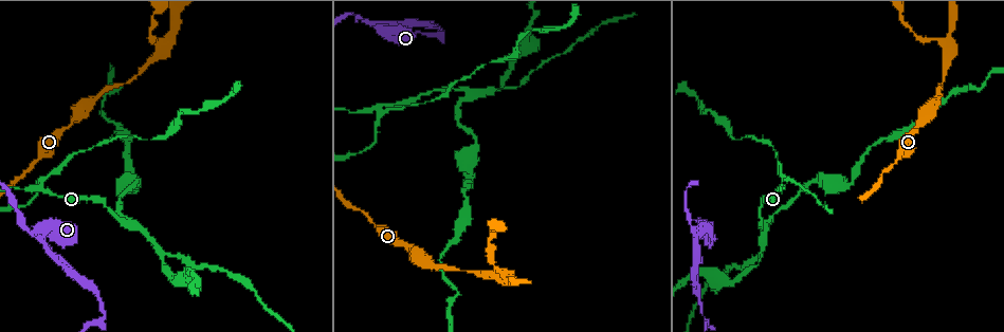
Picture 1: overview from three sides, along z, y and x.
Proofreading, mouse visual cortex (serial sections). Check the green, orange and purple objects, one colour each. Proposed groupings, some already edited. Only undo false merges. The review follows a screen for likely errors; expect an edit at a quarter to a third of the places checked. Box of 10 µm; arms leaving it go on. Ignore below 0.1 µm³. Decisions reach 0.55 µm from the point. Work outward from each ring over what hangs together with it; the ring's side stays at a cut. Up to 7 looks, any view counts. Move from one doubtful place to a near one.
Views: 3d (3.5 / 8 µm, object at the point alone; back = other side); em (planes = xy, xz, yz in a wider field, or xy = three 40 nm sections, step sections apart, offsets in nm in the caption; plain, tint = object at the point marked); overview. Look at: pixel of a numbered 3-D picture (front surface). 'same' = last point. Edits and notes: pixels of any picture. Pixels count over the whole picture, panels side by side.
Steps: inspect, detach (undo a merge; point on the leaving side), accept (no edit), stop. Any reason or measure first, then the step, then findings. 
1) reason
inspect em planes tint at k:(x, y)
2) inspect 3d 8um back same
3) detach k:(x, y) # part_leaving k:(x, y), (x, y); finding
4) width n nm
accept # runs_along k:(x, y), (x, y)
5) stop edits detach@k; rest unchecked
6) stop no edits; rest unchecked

calibre changes
inspect 3d 3.5um at 1:(697, 230)

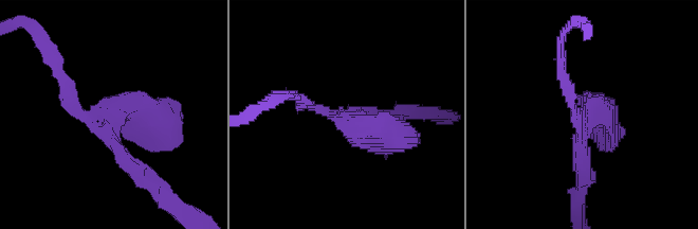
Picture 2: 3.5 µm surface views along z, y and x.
arms 3; arm_widths 200, 200, 350 nm; shape alone is not enough
inspect em planes tint at 2:(92, 116)

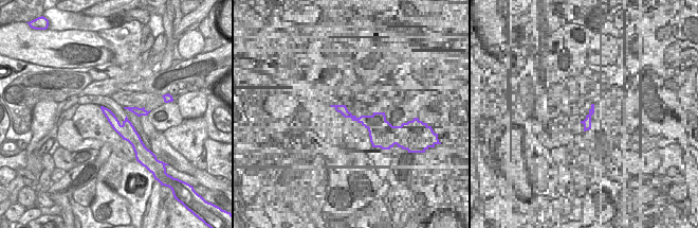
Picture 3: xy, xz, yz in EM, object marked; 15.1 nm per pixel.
width 200 nm
accept # runs_along 2:(150, 111), (81, 115), (56, 63); all the same cell

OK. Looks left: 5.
four arms meet
inspect 3d 3.5um at 1:(39, 182)

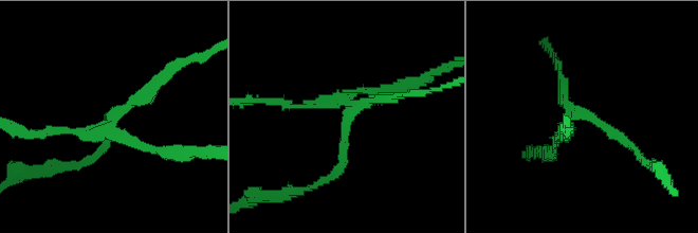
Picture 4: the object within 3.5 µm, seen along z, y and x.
arms 4; arm_widths 100, 150, 150, 150 nm
inspect em planes tint at 4:(573, 117)

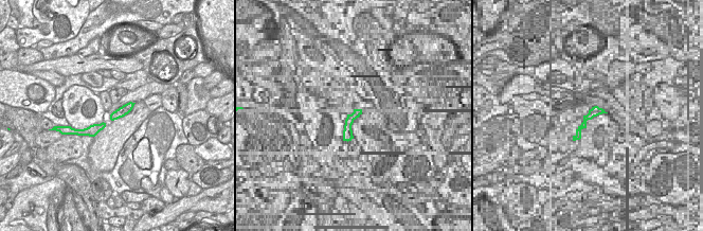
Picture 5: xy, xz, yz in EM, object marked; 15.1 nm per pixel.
inspect em xy step 5 tint same

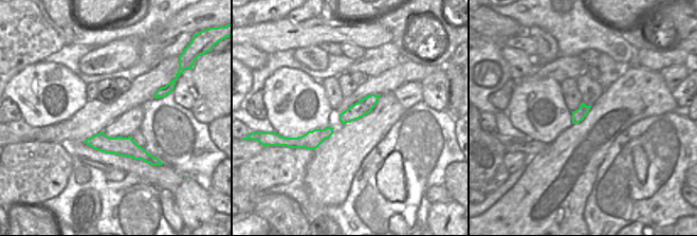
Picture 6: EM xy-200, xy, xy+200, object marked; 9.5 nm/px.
detach 4:(343, 144) # part_leaving 4:(349, 104), (430, 90); a second cell is stuck on

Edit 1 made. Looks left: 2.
stop edits detach@4; rest unchecked

